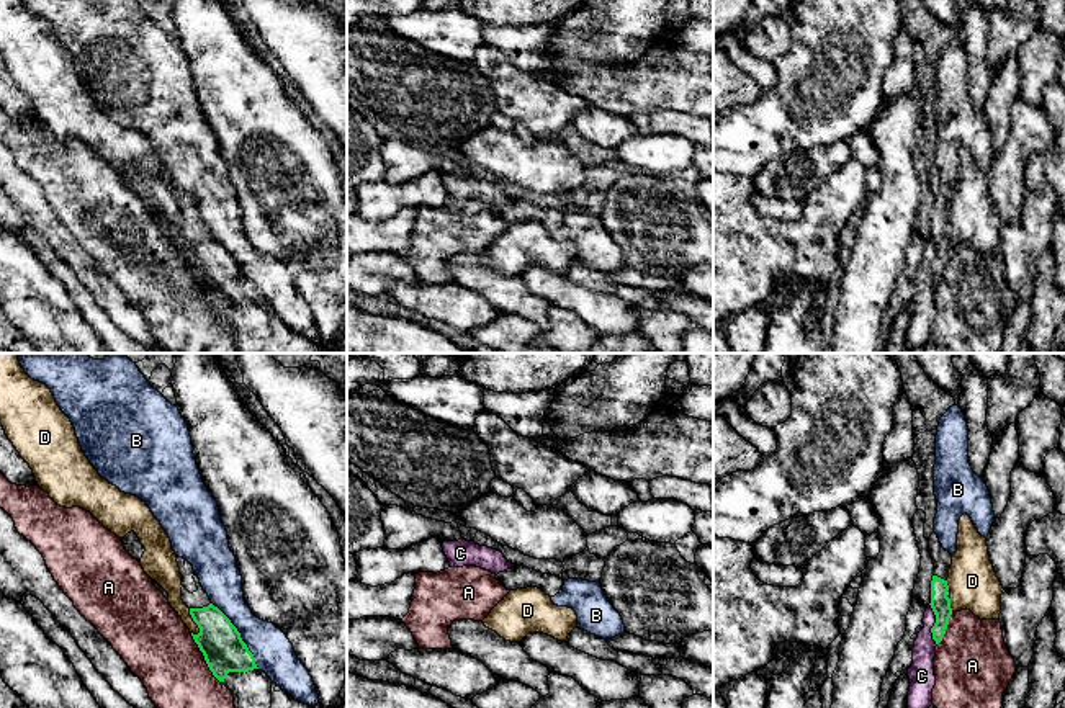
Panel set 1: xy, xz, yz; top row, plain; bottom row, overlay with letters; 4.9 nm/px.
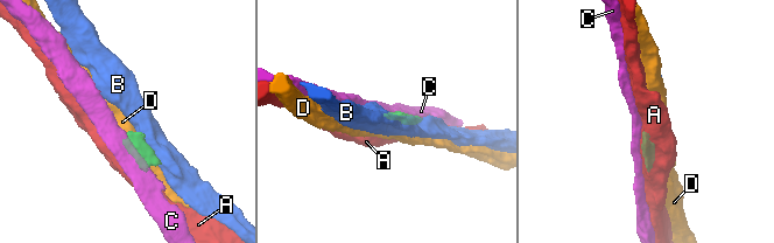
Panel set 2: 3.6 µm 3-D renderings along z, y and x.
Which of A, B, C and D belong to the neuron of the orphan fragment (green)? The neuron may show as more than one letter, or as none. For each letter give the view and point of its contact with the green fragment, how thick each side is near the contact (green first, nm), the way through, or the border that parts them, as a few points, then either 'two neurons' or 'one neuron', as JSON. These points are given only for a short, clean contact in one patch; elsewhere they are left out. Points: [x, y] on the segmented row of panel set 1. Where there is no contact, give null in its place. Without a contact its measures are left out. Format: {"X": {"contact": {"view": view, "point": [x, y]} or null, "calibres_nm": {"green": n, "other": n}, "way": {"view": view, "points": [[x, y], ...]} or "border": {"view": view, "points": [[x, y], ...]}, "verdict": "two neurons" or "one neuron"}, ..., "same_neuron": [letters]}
{"A": {"contact": {"view": "xy", "point": [205, 658]}, "calibres_nm": {"green": 200, "other": 340}, "verdict": "two neurons"}, "B": {"contact": {"view": "xy", "point": [239, 635]}, "calibres_nm": {"green": 200, "other": 200}, "verdict": "two neurons"}, "C": {"contact": {"view": "yz", "point": [934, 625]}, "calibres_nm": {"green": 100, "other": 130}, "verdict": "two neurons"}, "D": {"contact": {"view": "xy", "point": [193, 620]}, "calibres_nm": {"green": 200, "other": 120}, "verdict": "two neurons"}, "same_neuron": []}

